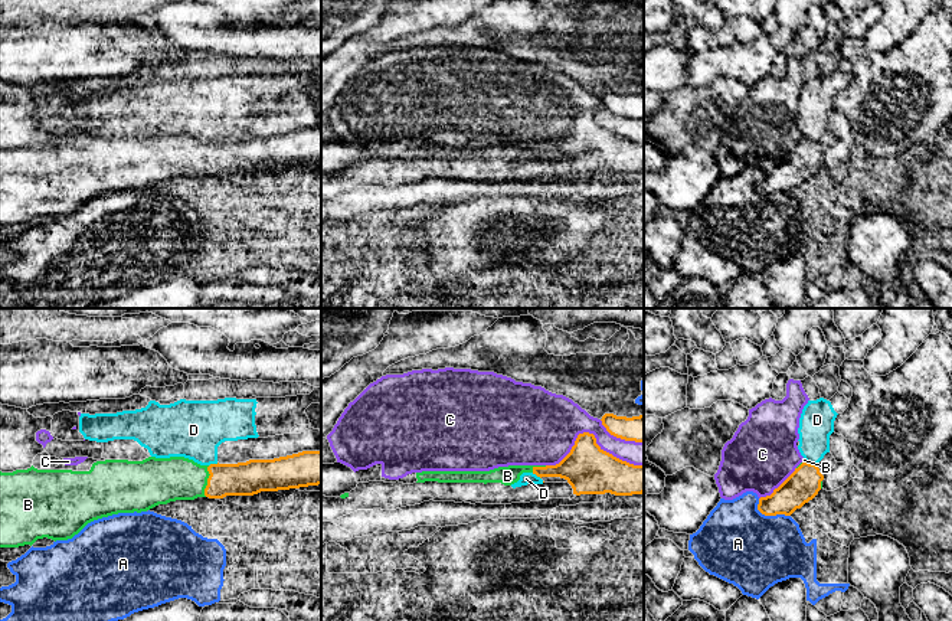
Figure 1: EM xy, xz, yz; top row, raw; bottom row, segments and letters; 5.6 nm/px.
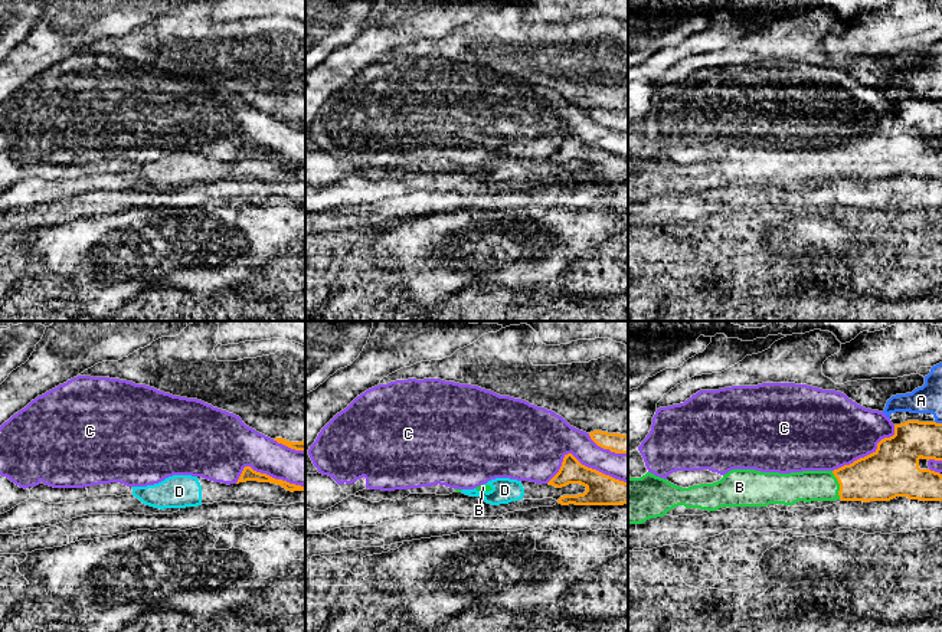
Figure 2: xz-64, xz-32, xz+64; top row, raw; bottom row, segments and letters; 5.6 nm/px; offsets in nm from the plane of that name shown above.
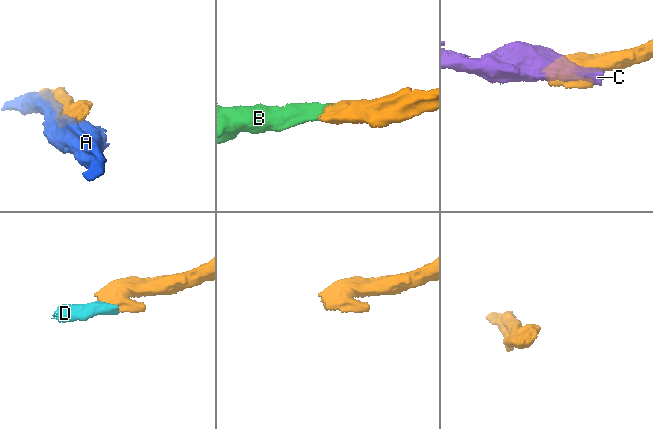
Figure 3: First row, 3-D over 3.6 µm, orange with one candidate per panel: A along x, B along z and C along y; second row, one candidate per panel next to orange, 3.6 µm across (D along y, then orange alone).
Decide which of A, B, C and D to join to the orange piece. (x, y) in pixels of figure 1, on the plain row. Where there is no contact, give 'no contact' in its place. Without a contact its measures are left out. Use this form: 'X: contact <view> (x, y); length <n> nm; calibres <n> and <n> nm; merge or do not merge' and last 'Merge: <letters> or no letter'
A: contact yz (769, 192); length 200 nm; calibres 180 and 440 nm; do not merge
B: contact xy (208, 159); length 180 nm; calibres 190 and 260 nm; merge
C: contact xz (594, 113); length 550 nm; calibres 280 and 320 nm; do not merge
D: contact yz (813, 141); length 70 nm; calibres 180 and 190 nm; do not merge
Merge: B

